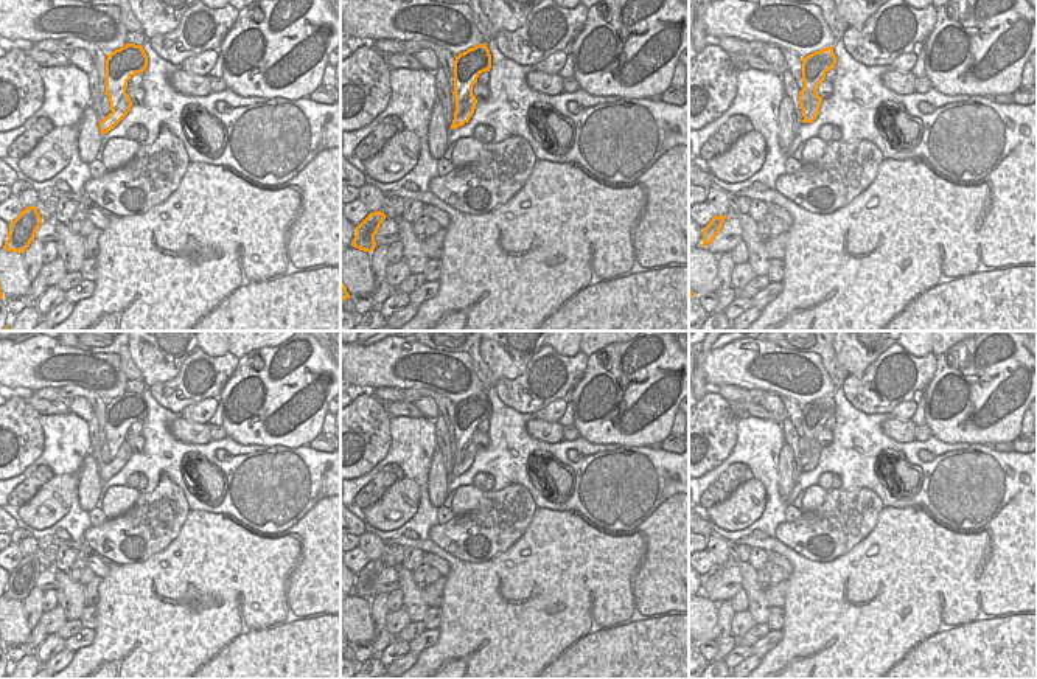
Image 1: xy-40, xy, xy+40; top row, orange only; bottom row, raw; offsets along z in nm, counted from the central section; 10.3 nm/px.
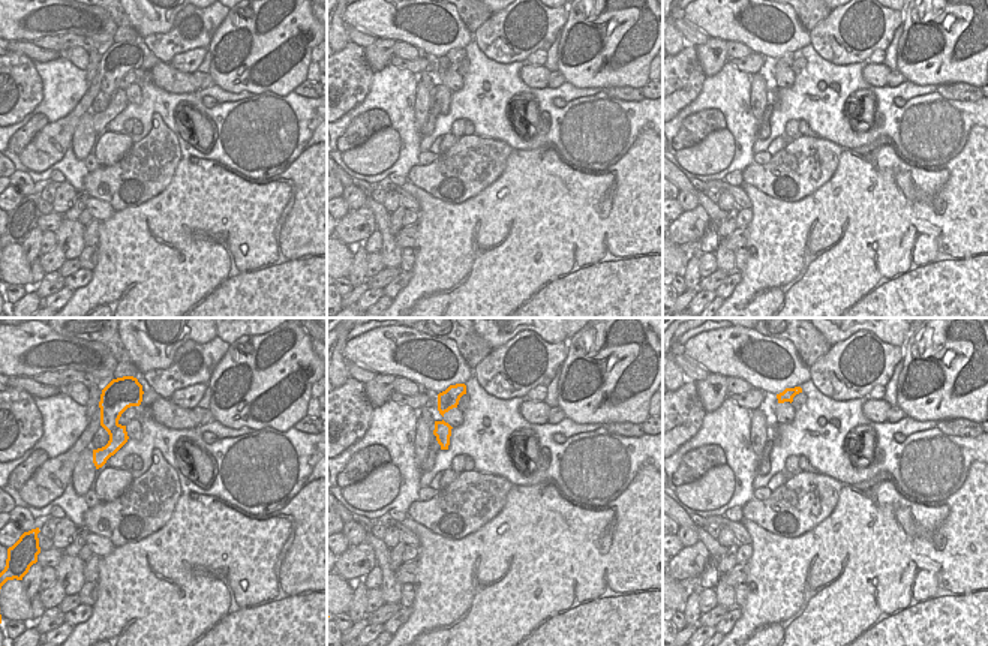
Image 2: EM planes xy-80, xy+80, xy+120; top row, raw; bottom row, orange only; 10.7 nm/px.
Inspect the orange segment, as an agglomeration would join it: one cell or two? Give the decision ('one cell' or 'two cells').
two cells

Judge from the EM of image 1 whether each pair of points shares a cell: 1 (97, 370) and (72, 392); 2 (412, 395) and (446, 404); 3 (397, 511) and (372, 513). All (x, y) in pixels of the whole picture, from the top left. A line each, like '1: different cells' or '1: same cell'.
1: different cells
2: same cell
3: same cell

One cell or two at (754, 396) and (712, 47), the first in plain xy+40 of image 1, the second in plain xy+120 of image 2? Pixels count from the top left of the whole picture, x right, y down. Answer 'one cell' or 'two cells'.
one cell

